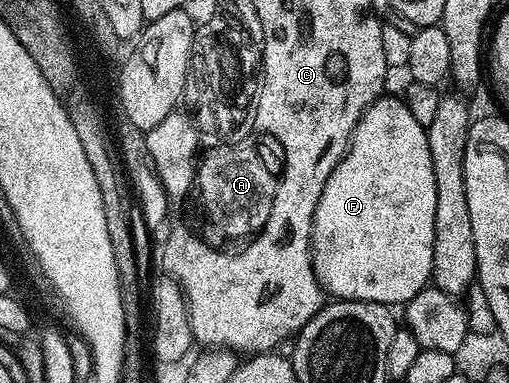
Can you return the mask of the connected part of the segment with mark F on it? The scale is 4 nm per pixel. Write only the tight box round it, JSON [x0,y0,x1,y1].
[311,93,437,305]

